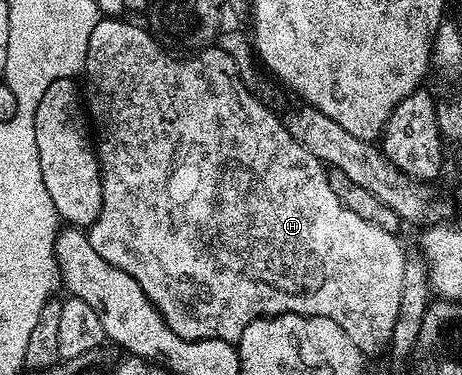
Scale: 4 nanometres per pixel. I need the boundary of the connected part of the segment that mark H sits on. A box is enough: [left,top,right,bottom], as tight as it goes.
[82,16,406,356]

